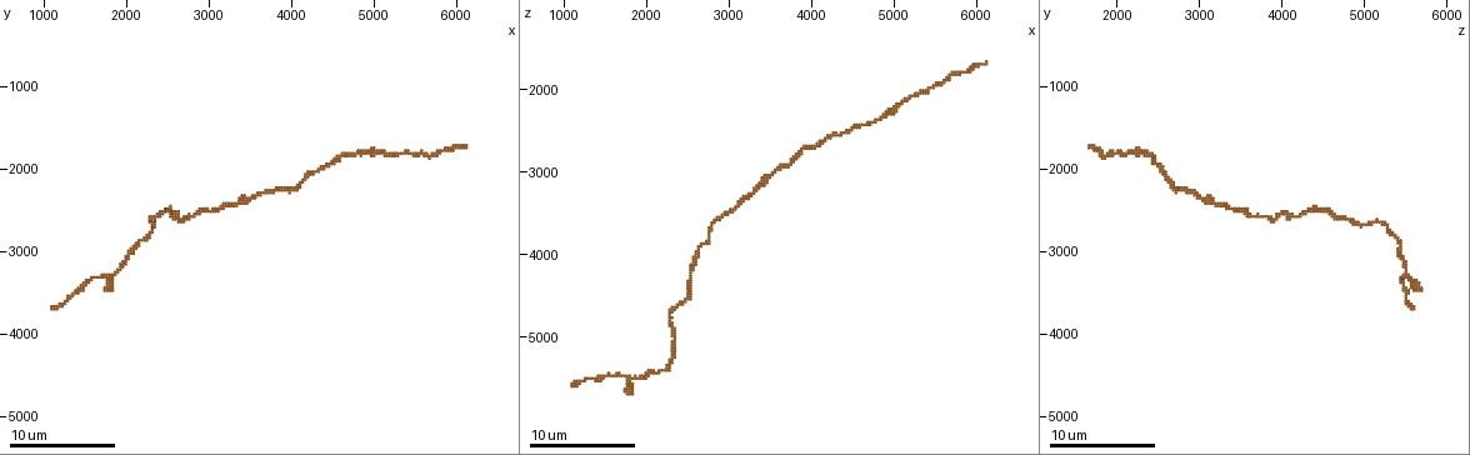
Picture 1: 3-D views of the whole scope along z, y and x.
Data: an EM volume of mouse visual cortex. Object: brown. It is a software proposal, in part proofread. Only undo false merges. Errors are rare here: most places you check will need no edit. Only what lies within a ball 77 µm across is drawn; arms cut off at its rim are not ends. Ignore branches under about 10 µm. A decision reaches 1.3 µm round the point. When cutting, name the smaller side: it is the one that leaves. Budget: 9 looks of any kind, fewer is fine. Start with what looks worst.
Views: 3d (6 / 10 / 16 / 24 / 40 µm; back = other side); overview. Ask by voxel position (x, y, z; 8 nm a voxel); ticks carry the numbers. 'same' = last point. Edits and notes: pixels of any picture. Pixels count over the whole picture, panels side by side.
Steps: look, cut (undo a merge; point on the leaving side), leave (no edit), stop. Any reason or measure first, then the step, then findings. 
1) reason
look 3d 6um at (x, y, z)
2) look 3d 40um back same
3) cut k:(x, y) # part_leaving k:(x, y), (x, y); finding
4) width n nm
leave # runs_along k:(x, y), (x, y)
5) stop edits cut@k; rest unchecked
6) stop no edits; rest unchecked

calibre changes
look 3d 16um at (2150, 2900, 5400)

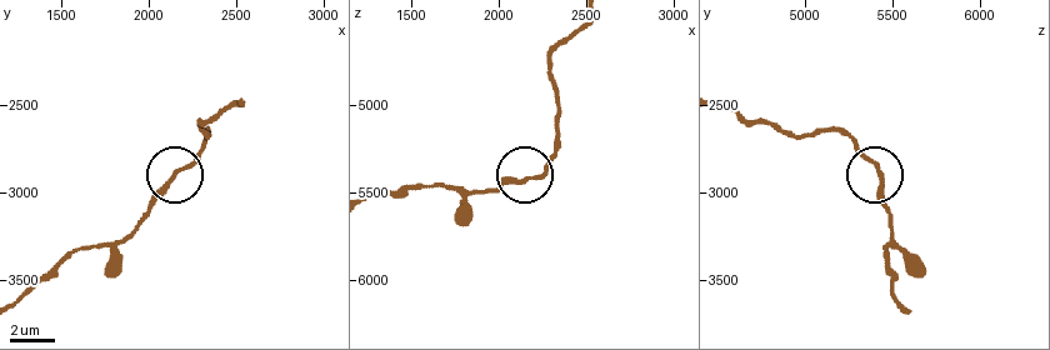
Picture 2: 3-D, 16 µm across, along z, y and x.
look 3d 16um back at (2140, 2900, 5440)

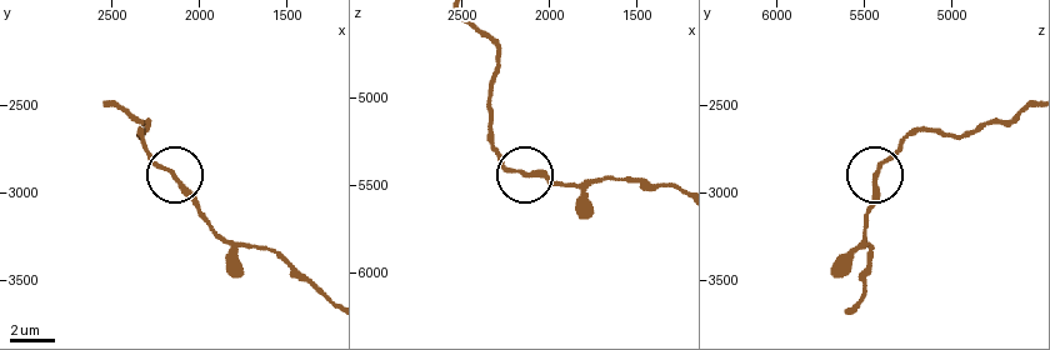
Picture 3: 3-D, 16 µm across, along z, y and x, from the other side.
leave # runs_along 3:(471, 24), (499, 58), (491, 146), (510, 168), (559, 180); continuous, no second neuron

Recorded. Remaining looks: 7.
sudden change in width
look 3d 16um at (4800, 1850, 2350)

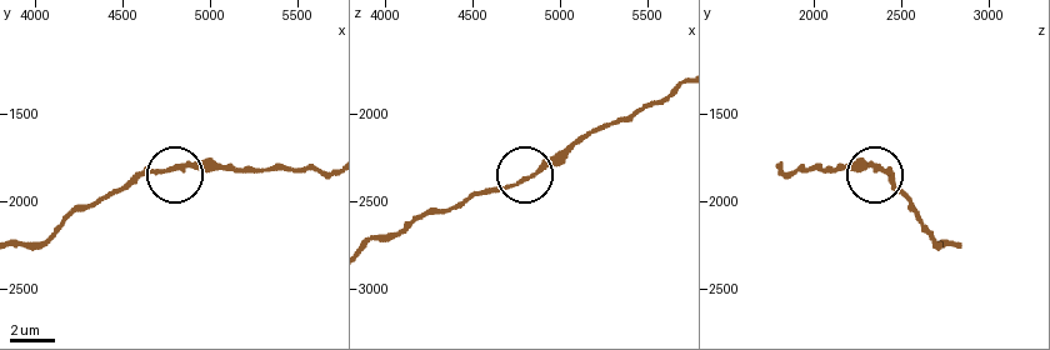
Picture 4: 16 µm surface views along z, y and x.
look 3d 16um back at (4800, 1820, 2360)

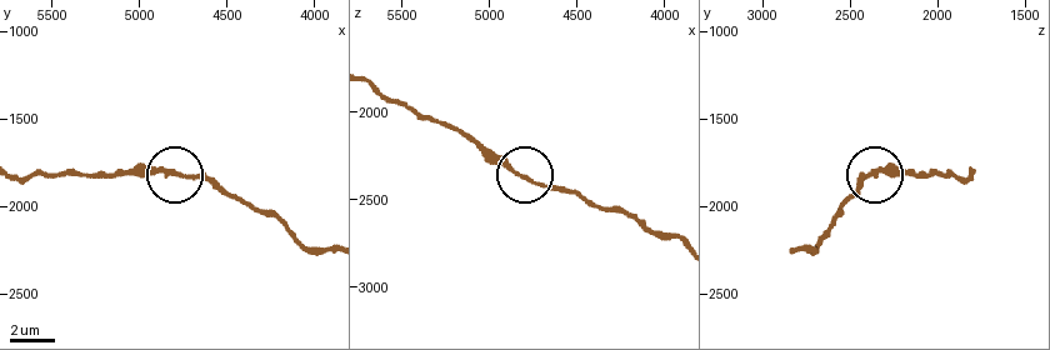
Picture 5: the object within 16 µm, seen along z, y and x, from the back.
leave # runs_along 5:(329, 251), (306, 250), (279, 224), (206, 180), (119, 173); one neuron here

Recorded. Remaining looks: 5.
thick turns thin
look 3d 10um at (2550, 2600, 4200)

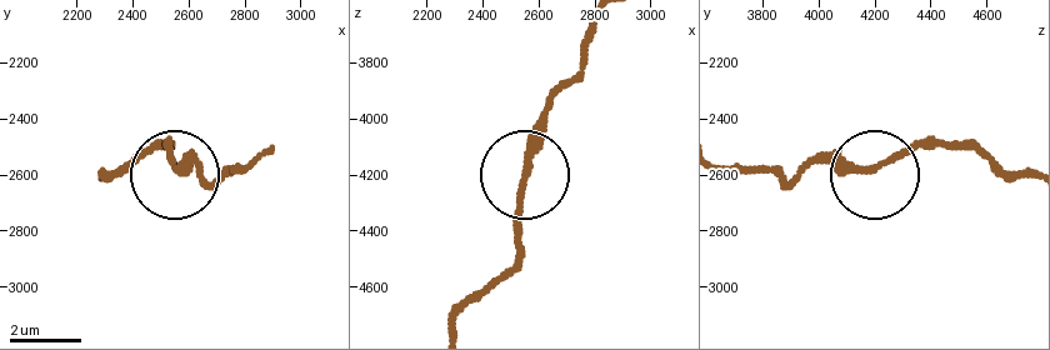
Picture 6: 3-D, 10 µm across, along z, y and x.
width 270 nm
leave # runs_along 6:(596, 20), (581, 65), (545, 110), (521, 181), (521, 250); all the same neuron

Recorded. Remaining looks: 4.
calibre changes
look 3d 10um at (3500, 2300, 3050)

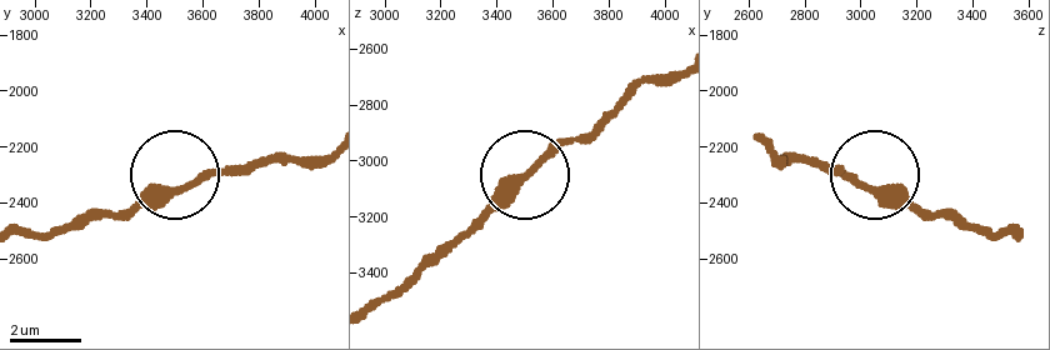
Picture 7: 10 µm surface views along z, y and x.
look 3d 10um back at (3520, 2360, 3030)

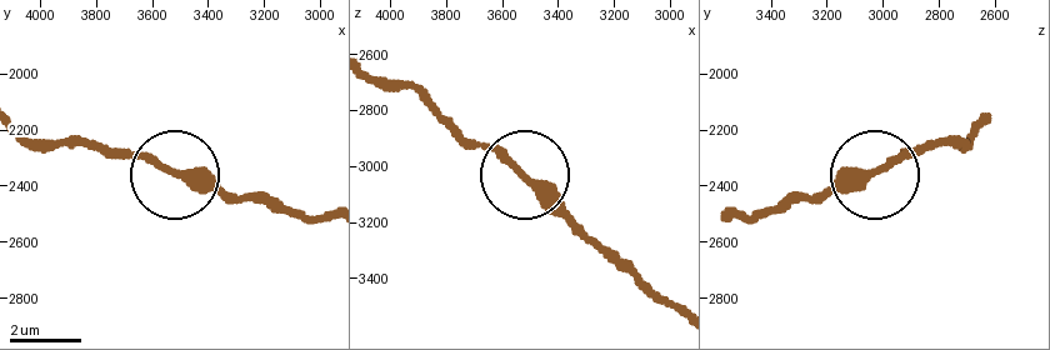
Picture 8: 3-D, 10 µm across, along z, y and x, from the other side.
width 280 nm
leave # runs_along 8:(661, 294), (593, 250), (513, 169), (435, 109); all the same neuron

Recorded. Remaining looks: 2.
stop no edits; rest unchecked

